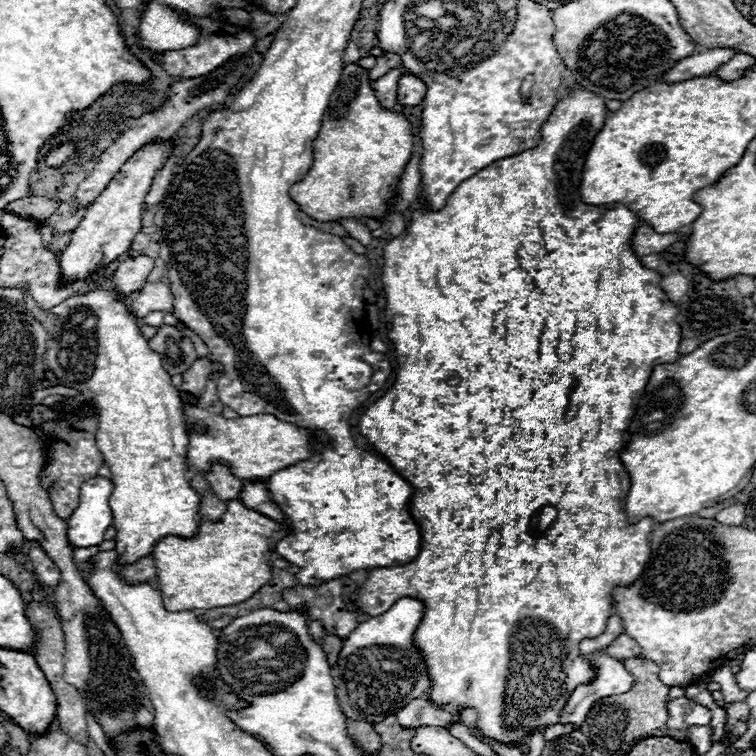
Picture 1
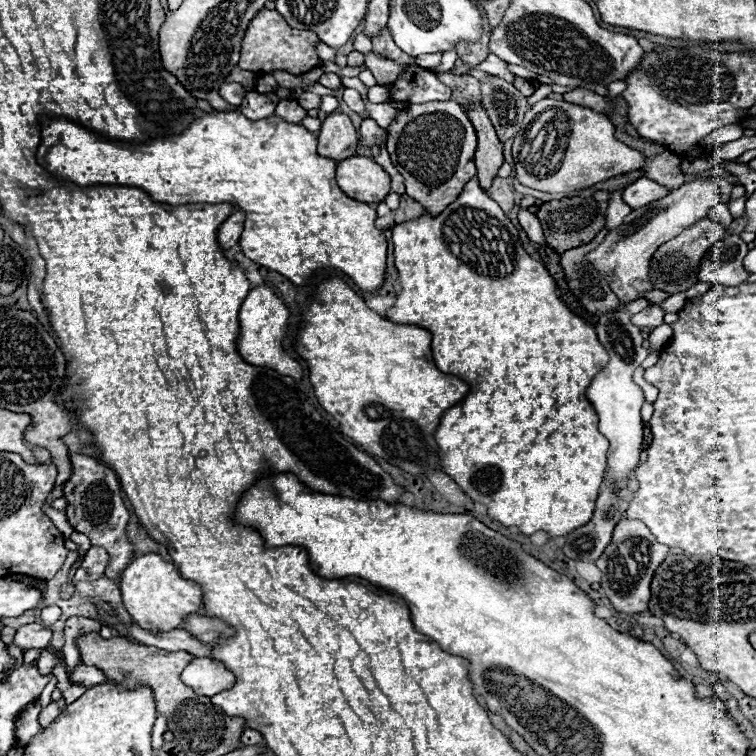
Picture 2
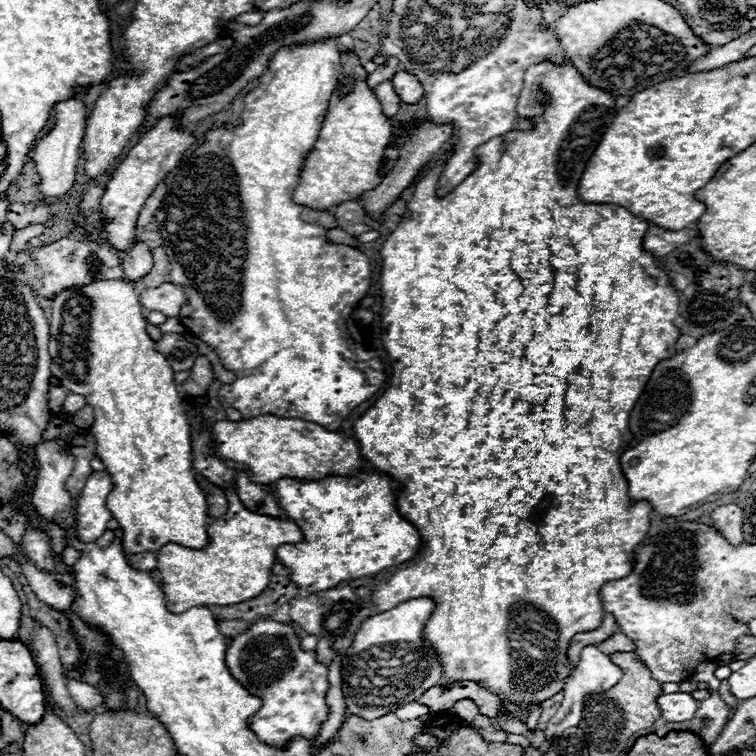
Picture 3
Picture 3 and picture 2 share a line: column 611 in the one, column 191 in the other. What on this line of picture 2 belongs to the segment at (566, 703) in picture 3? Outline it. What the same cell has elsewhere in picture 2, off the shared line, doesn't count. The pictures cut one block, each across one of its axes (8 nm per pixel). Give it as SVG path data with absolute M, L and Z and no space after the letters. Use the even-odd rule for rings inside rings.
M194 658L180 674L186 686L190 686L196 694L212 698L214 694L232 688L234 676L224 666L216 664L212 658Z

